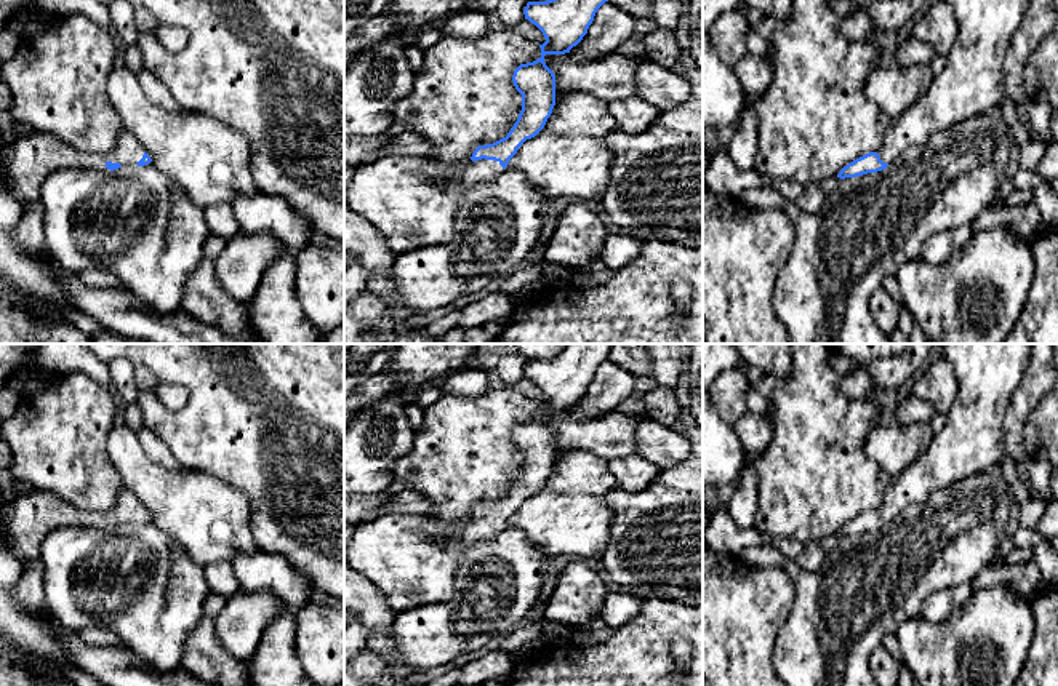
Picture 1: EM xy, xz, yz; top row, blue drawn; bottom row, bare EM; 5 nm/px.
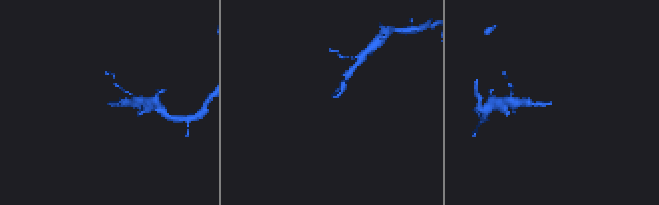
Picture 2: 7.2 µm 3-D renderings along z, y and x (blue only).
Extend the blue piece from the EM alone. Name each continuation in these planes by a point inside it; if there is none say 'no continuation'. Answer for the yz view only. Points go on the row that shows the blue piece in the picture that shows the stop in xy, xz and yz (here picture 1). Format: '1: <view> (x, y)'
1: yz (972, 82)

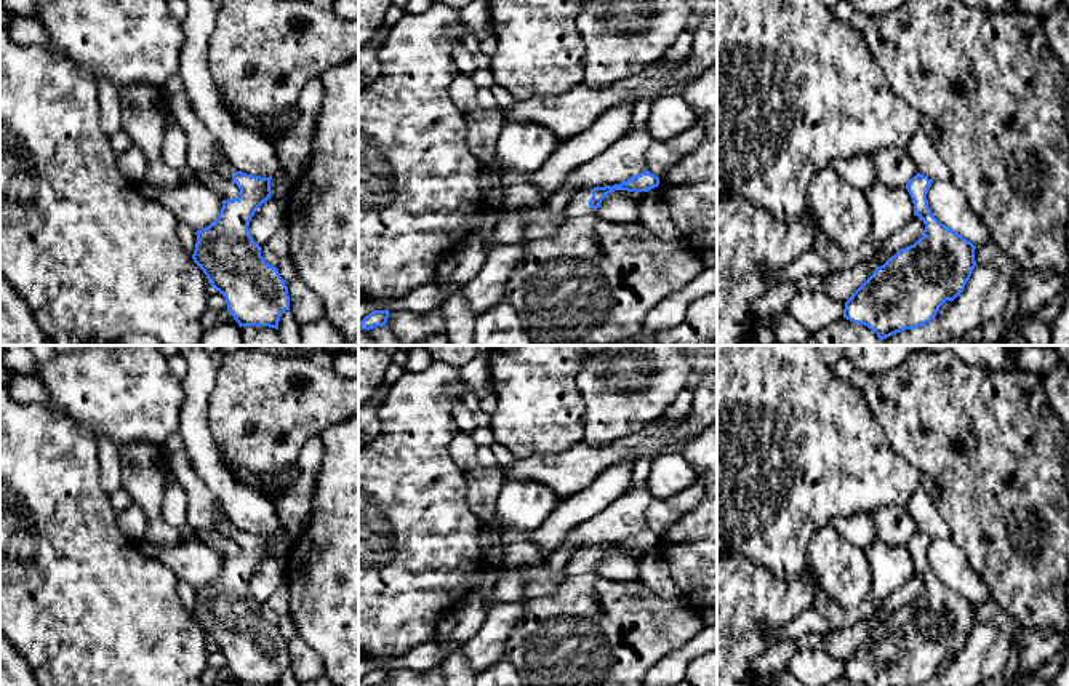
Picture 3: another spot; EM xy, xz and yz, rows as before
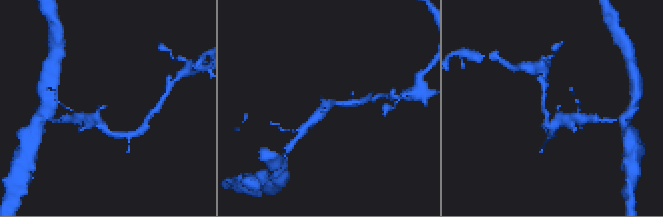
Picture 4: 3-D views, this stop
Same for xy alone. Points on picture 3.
1: xy (224, 170)

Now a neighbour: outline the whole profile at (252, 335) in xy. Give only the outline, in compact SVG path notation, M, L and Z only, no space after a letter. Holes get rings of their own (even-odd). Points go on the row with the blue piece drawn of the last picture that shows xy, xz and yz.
M242 326L245 345L283 345L278 331L269 326Z

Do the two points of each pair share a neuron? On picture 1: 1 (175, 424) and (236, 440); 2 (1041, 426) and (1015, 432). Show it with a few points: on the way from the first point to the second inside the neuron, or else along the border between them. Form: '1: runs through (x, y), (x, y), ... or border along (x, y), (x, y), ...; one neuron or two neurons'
1: runs through (189, 434), (221, 434); one neuron
2: border along (1041, 398), (1025, 422), (1023, 448), (1026, 456); two neurons

